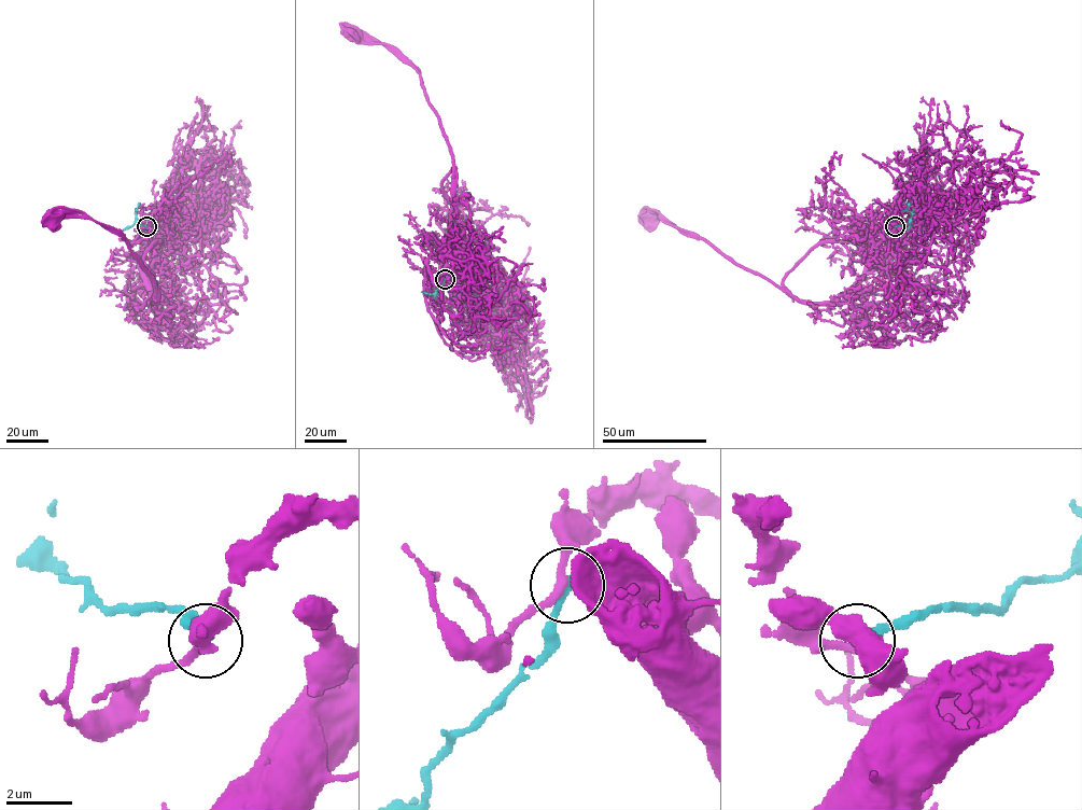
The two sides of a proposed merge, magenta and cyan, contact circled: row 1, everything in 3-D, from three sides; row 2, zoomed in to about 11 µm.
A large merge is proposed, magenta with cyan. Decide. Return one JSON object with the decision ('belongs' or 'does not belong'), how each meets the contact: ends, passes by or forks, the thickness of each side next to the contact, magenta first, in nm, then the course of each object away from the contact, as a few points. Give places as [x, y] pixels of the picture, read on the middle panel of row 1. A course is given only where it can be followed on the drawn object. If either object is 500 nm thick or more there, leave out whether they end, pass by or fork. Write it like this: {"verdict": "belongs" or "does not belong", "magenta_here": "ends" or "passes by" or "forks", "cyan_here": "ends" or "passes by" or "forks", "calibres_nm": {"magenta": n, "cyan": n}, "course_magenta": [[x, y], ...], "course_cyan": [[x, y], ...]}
{"verdict": "does not belong", "magenta_here": "passes by", "cyan_here": "ends", "calibres_nm": {"magenta": 240, "cyan": 300}, "course_magenta": [[444, 279], [463, 275], [439, 256], [451, 224], [453, 156], [439, 117], [410, 65], [385, 44], [348, 33]], "course_cyan": [[445, 279], [434, 295], [435, 291], [438, 294]]}

